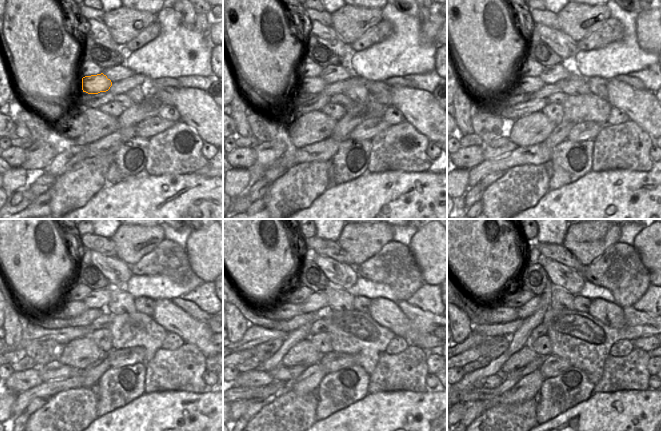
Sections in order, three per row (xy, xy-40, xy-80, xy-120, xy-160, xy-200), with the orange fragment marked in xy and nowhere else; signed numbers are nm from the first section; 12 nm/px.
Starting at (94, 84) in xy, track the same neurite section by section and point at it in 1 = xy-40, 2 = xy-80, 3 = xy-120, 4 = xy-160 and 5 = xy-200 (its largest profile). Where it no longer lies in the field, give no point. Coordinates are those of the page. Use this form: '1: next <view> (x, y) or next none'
1: next xy-40 (315, 85)
2: next xy-80 (527, 85)
3: next xy-120 (70, 310)
4: next xy-160 (285, 311)
5: next xy-200 (497, 314)

